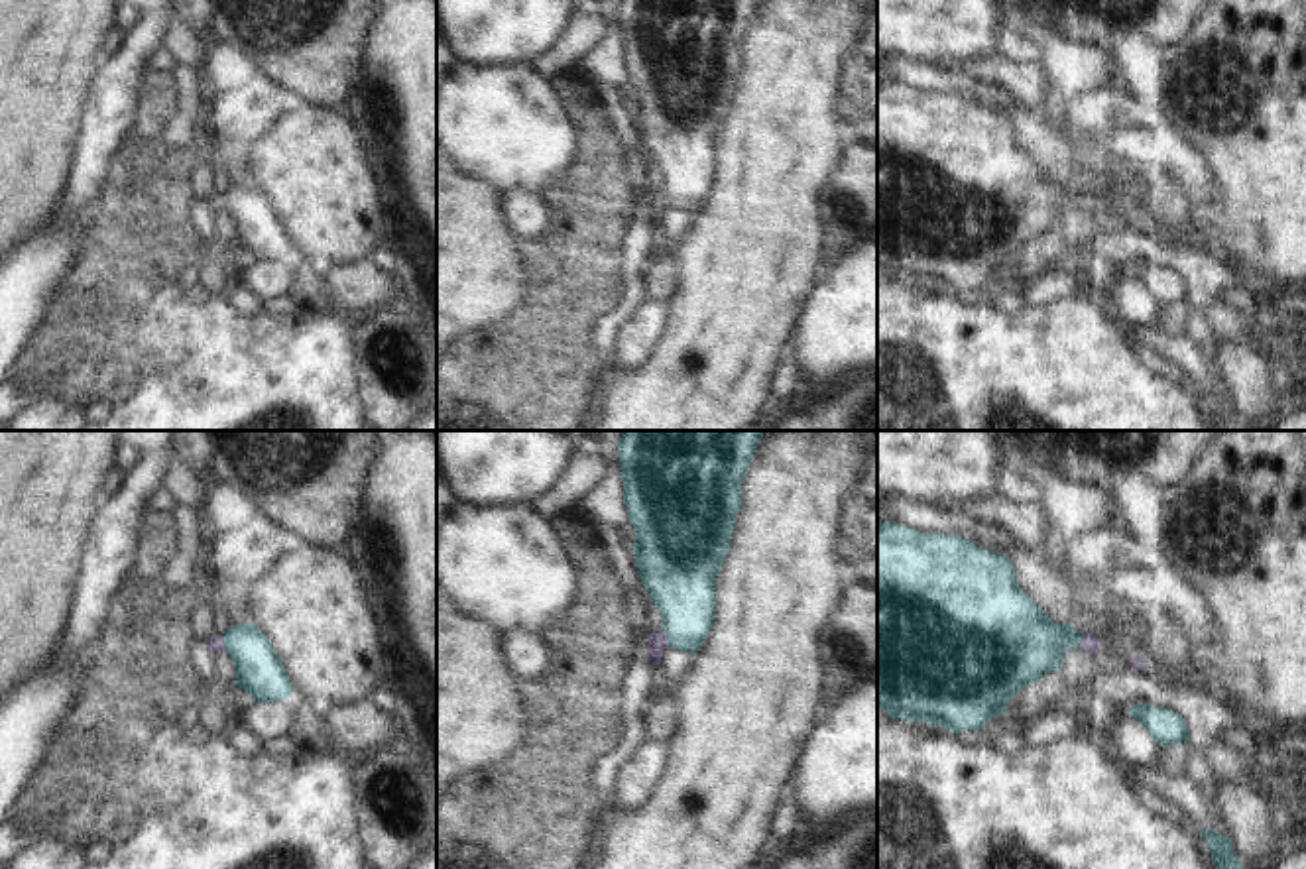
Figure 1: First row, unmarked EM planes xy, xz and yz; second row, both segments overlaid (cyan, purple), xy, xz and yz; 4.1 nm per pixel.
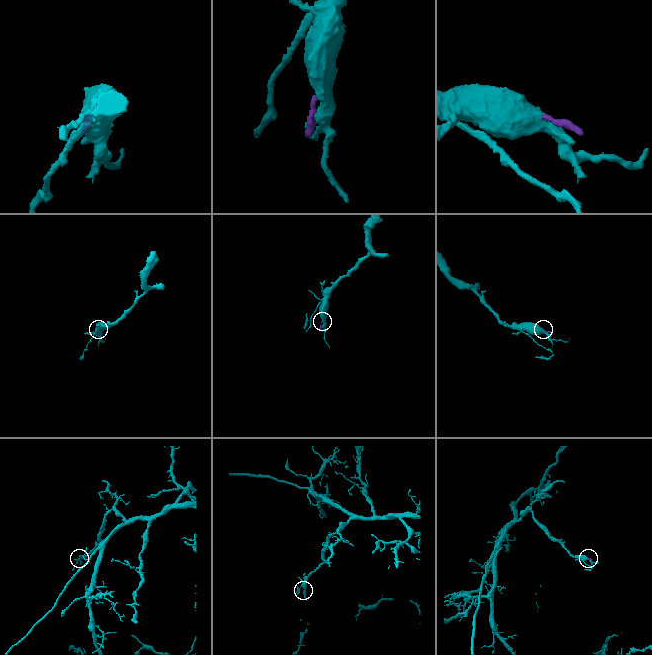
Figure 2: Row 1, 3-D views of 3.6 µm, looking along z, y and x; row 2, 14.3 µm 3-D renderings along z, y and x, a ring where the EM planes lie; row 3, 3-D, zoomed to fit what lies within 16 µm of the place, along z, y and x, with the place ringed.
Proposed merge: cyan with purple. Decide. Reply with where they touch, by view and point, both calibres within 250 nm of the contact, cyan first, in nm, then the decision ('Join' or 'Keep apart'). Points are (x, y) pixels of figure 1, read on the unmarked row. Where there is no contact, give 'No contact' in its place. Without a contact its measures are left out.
Touches cyan at xz (665, 195). Thickness 280 nm (cyan) against 70 nm. Join.

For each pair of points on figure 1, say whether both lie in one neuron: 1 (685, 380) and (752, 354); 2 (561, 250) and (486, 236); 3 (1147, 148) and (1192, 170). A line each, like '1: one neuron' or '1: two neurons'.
1: one neuron
2: two neurons
3: one neuron

